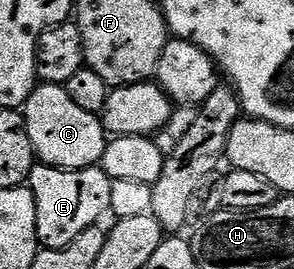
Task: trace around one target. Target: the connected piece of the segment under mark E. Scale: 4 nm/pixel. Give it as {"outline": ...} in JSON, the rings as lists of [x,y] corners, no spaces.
{"outline":[[[34,164],[33,170],[29,172],[29,180],[27,188],[33,193],[35,199],[35,215],[37,216],[37,239],[44,248],[58,249],[59,247],[67,247],[67,243],[71,243],[71,239],[75,239],[75,235],[80,235],[82,231],[87,231],[87,227],[98,224],[102,219],[101,216],[106,216],[109,213],[109,204],[111,203],[111,187],[113,181],[105,174],[105,170],[100,167],[91,169],[52,169],[50,165]]]}

